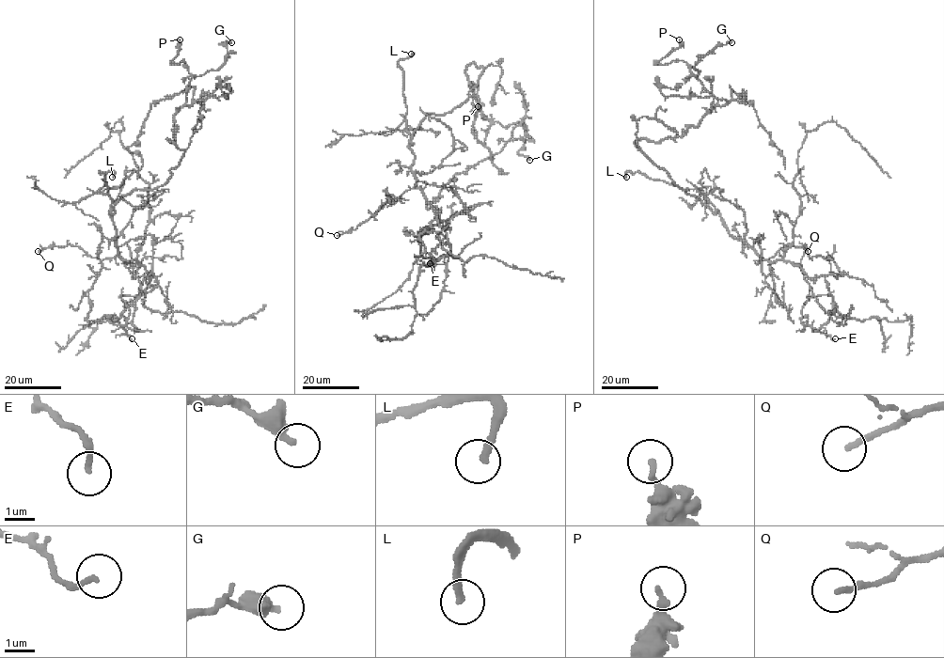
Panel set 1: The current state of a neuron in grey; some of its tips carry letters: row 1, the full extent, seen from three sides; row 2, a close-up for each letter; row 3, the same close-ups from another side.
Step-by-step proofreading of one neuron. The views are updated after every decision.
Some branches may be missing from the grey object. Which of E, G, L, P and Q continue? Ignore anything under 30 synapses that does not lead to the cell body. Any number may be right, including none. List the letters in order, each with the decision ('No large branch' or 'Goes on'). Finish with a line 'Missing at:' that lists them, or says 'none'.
E: No large branch
G: No large branch
L: Goes on
P: No large branch
Q: No large branch
Missing at: L

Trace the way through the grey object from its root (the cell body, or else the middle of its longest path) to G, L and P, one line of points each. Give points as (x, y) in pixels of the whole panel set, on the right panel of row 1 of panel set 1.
G: (698, 198), (635, 144), (681, 136), (714, 108), (717, 100), (694, 76), (695, 64), (731, 42)
L: (698, 198), (715, 212), (716, 210), (695, 189), (684, 189), (651, 180), (637, 171), (627, 171), (626, 177)
P: (698, 198), (635, 144), (681, 136), (717, 103), (685, 62), (655, 64), (680, 46), (679, 39)

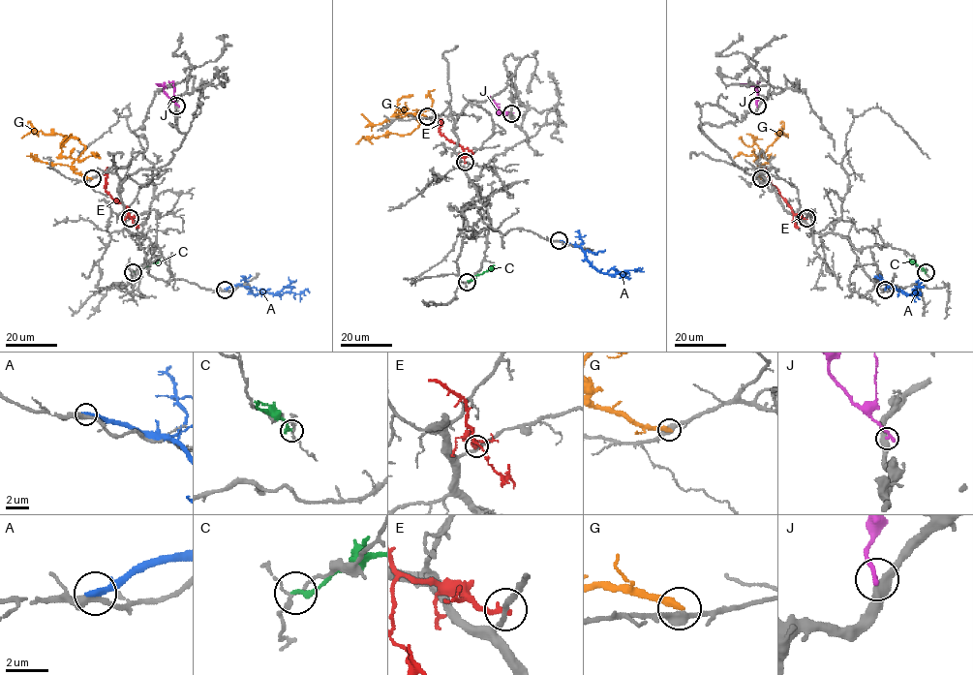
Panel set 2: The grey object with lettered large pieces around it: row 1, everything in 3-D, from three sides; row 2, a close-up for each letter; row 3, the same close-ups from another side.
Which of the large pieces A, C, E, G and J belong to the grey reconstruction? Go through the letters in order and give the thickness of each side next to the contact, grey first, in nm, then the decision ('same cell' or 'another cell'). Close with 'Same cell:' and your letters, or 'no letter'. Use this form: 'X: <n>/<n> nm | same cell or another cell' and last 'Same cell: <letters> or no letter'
A: 320/340 nm | another cell
C: 140/200 nm | another cell
E: 220/280 nm | another cell
G: 400/320 nm | another cell
J: 440/240 nm | another cell
Same cell: no letter

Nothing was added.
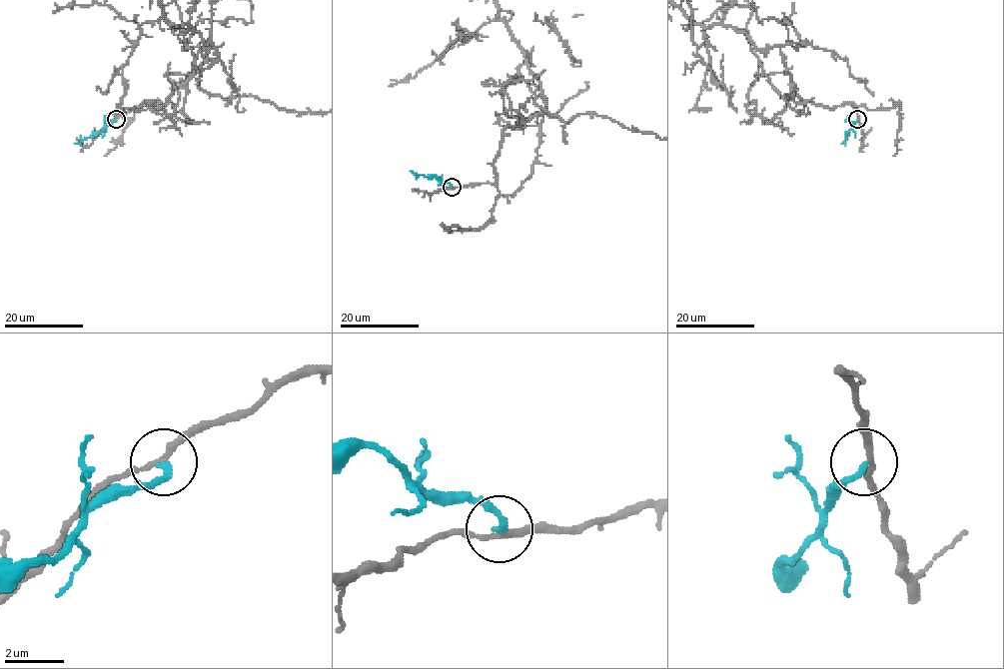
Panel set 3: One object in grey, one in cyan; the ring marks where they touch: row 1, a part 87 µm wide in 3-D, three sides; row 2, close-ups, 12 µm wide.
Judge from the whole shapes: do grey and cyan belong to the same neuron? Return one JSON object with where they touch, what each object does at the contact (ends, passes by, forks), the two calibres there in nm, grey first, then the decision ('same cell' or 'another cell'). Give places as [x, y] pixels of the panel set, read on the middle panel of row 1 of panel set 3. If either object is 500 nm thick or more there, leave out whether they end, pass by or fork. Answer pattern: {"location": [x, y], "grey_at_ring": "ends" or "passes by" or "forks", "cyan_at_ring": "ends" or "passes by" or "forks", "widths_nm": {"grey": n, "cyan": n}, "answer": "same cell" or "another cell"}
{"location": [452, 187], "grey_at_ring": "passes by", "cyan_at_ring": "ends", "widths_nm": {"grey": 200, "cyan": 240}, "answer": "same cell"}

